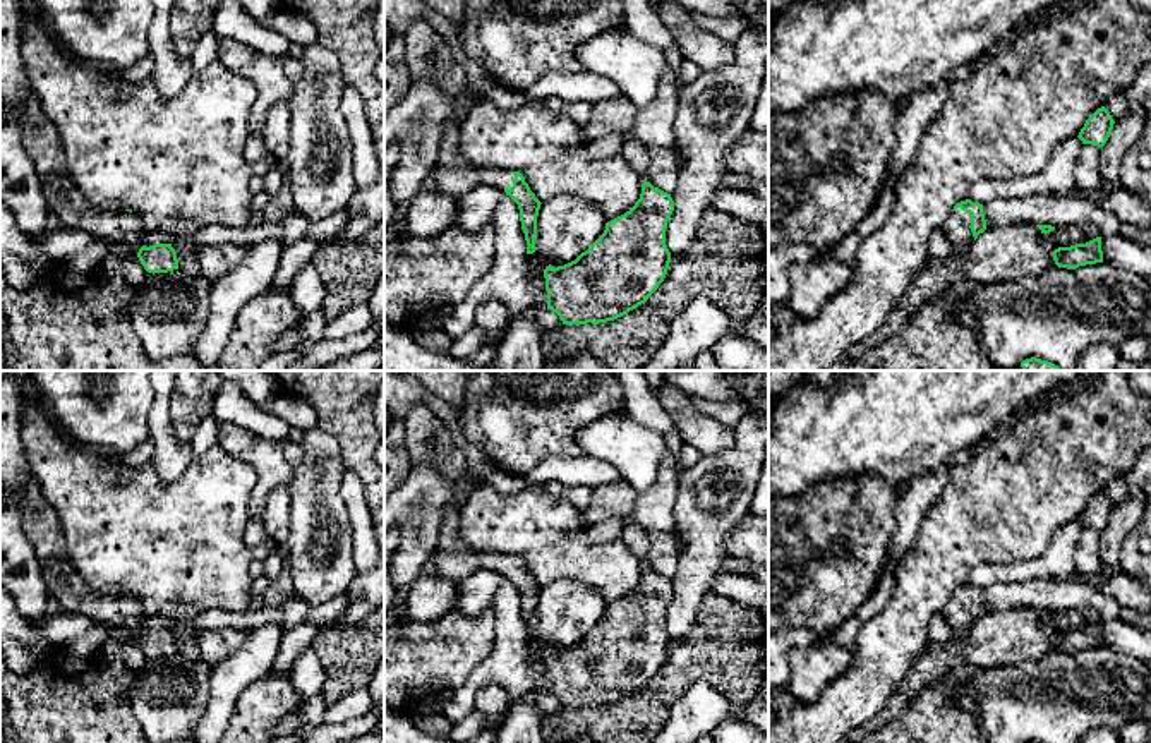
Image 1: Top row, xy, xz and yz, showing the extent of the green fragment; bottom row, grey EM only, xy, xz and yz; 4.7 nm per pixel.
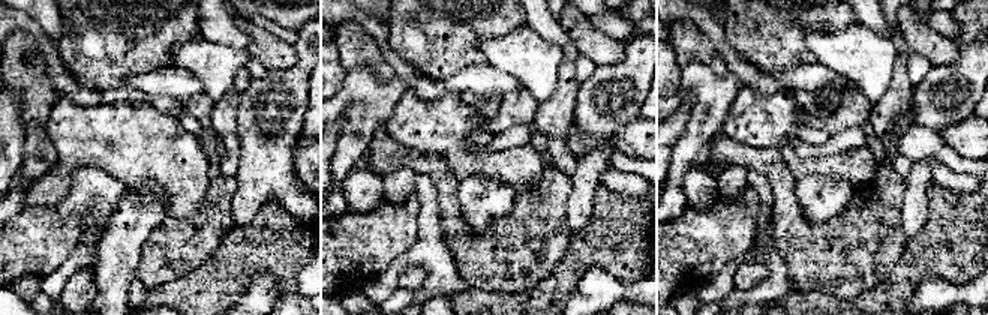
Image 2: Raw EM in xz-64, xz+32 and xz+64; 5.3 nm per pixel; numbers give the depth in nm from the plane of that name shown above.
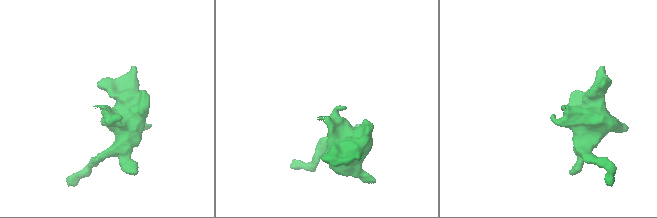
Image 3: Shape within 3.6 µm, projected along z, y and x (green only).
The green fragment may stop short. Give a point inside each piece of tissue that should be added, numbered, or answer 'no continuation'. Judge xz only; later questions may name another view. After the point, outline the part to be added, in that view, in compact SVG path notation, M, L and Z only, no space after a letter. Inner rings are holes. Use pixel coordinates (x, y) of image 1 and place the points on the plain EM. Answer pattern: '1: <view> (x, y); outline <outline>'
1: xz (453, 560); outline M444 508L437 546L429 566L436 575L456 583L480 568L489 568L503 575L509 573L513 571L513 563L515 559L506 554L479 554L473 551L458 532L456 508Z

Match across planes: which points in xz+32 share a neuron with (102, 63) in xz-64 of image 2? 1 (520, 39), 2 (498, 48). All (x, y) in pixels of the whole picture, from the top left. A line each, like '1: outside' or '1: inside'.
1: outside
2: outside

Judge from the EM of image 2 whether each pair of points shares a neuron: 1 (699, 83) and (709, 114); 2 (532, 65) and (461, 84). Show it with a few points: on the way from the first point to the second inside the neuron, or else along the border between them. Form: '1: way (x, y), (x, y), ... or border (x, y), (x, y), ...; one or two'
1: way (706, 90), (709, 93), (709, 107); one
2: border (488, 65), (513, 75), (523, 87); two

